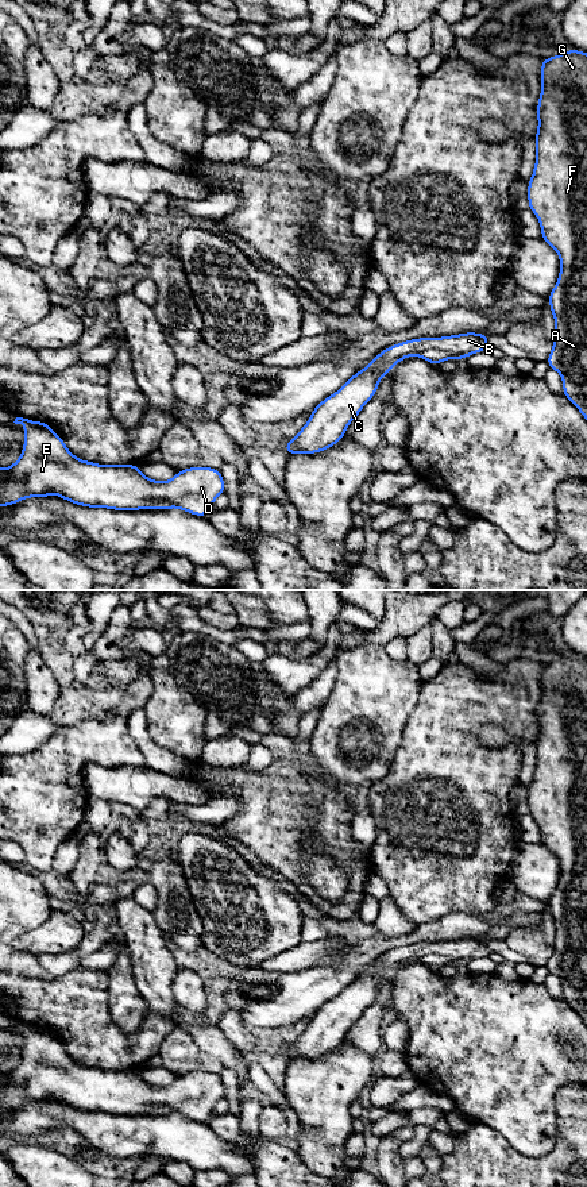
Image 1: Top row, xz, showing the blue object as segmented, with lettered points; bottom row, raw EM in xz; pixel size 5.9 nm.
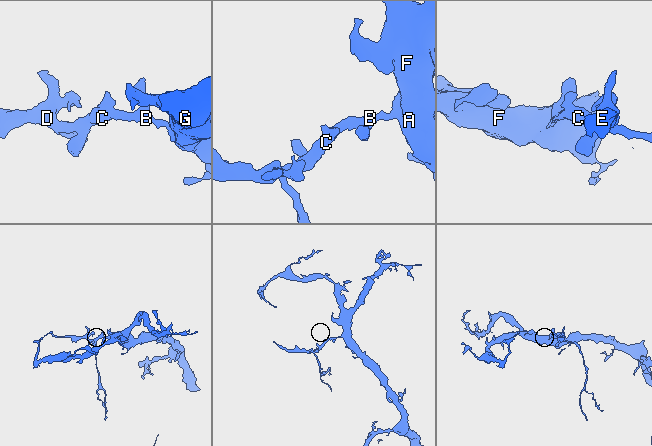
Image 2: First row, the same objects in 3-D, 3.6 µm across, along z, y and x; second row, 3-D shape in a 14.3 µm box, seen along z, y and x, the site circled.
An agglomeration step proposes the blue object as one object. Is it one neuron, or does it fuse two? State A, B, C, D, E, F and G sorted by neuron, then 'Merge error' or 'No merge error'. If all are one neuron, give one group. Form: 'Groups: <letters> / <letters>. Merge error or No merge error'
Groups: A B C D E F G. No merge error

